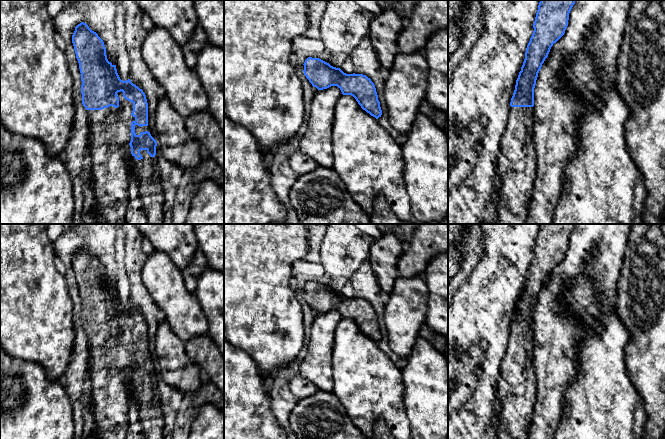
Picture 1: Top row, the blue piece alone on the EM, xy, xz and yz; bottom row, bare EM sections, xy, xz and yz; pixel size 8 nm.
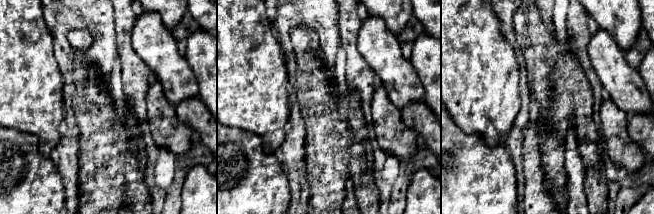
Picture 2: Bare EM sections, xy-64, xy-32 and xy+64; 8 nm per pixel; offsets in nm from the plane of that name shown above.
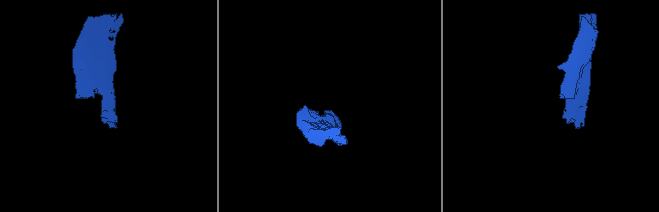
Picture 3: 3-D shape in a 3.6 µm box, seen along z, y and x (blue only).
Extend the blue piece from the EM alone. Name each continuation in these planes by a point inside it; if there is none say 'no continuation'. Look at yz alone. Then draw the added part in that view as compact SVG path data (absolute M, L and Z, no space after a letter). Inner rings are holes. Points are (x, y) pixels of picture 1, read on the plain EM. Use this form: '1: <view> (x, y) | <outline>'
1: yz (516, 392) | M511 331L506 354L501 364L501 379L496 393L501 411L496 414L496 429L490 428L497 435L497 439L528 439L532 424L532 414L536 396L536 379L533 370L534 331Z

